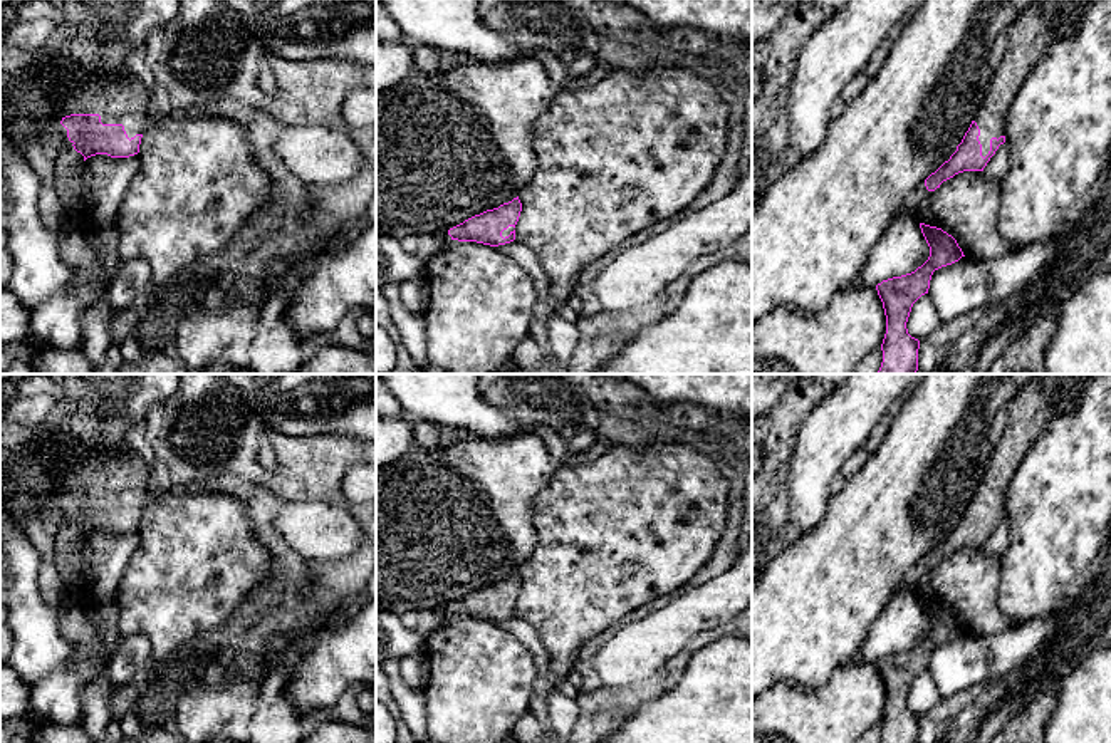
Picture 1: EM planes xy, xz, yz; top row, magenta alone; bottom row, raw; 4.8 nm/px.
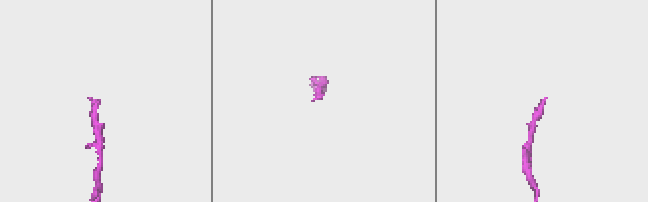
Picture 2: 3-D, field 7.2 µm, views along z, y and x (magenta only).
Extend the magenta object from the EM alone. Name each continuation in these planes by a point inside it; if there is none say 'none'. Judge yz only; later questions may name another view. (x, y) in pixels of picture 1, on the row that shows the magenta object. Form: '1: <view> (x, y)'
1: yz (1043, 22)

